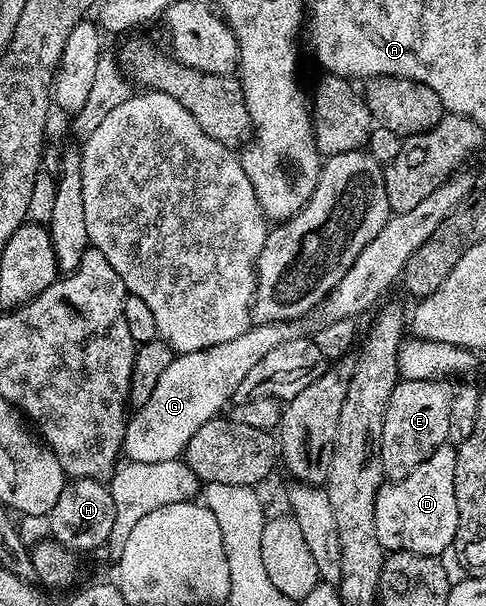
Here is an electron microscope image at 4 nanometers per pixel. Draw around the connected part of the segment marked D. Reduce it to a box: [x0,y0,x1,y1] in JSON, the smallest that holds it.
[375,446,459,556]

